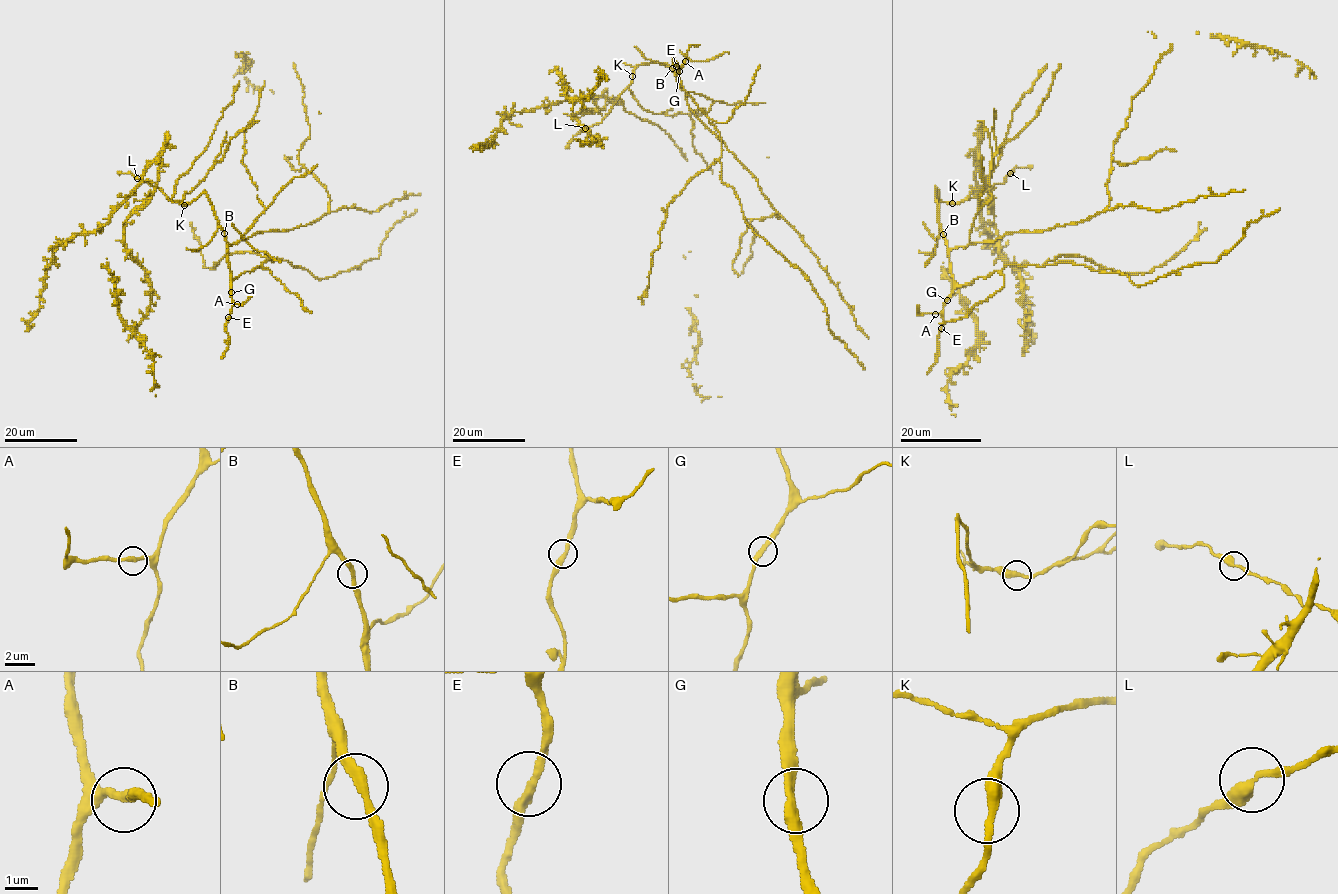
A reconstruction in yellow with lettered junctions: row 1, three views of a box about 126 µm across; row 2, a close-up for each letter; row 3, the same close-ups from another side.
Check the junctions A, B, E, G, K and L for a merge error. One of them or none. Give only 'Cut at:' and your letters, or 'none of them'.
Cut at: none of them

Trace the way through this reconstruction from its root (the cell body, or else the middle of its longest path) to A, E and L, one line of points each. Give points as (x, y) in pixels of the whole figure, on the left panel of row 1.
A: (250, 236), (228, 248), (230, 294), (237, 304)
E: (250, 236), (228, 248), (232, 298), (228, 317)
L: (250, 236), (228, 246), (211, 202), (204, 193), (184, 205), (137, 178)

